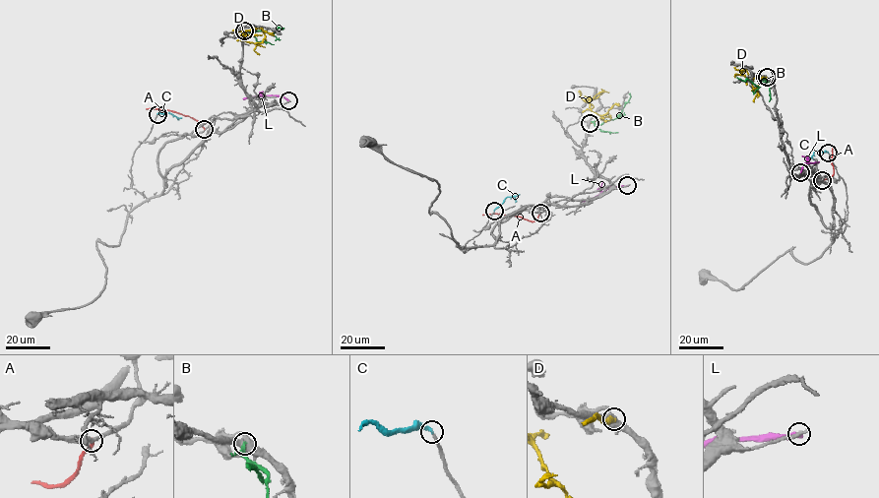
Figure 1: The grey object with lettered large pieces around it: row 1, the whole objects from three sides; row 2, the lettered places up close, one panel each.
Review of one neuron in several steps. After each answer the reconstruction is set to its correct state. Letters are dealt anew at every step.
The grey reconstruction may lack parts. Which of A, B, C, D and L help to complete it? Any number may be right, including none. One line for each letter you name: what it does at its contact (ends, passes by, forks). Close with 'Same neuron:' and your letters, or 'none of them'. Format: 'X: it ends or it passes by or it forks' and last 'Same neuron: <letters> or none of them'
C: it ends
Same neuron: C

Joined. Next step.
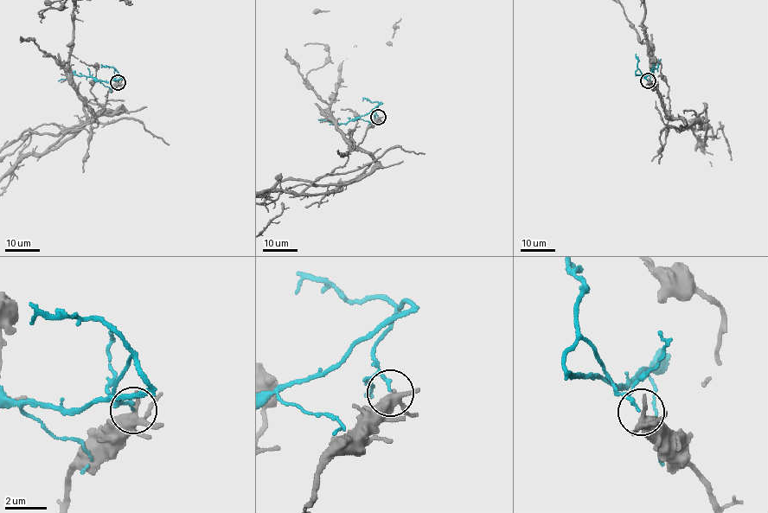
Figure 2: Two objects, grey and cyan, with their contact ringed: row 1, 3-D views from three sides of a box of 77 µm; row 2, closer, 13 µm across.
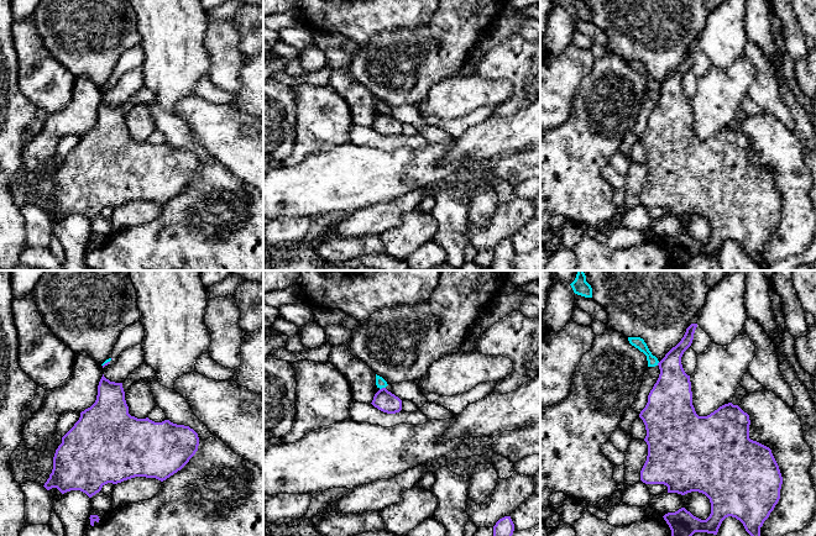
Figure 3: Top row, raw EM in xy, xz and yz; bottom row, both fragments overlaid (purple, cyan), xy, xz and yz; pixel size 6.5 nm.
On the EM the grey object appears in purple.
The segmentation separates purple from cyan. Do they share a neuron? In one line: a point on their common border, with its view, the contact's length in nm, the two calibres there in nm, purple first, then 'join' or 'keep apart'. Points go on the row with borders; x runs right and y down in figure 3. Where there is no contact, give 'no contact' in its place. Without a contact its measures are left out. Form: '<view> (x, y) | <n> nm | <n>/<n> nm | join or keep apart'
xz (382, 388) | 40 nm | 140/70 nm | keep apart

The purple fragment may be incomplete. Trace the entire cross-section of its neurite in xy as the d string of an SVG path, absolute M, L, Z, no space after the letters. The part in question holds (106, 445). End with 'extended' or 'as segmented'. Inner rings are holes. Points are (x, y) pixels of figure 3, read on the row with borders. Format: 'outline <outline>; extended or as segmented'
outline M103 374L98 385L95 403L80 412L79 420L62 437L62 443L53 457L52 473L43 487L47 490L57 488L62 494L80 490L91 498L108 483L117 484L135 477L156 478L163 482L189 462L198 451L198 446L198 433L189 426L177 425L169 420L155 422L148 417L137 419L131 416L125 400L122 383L110 382Z; as segmented

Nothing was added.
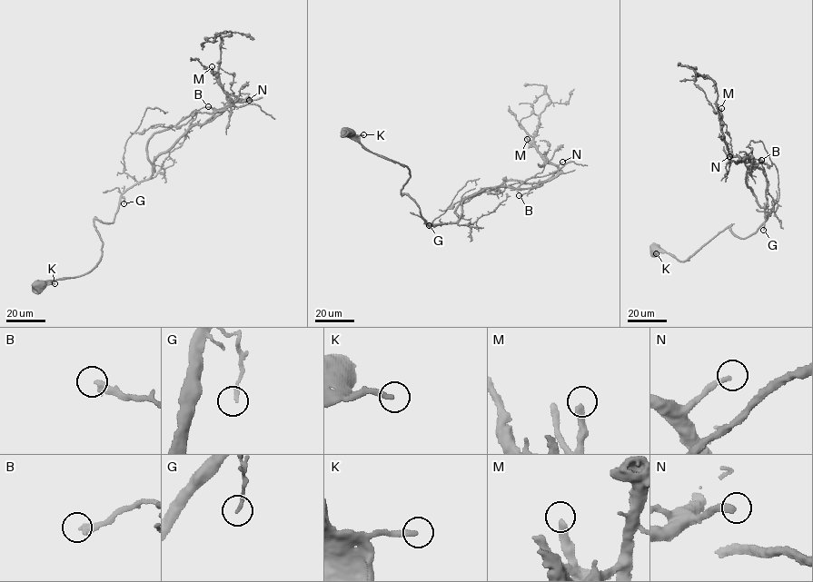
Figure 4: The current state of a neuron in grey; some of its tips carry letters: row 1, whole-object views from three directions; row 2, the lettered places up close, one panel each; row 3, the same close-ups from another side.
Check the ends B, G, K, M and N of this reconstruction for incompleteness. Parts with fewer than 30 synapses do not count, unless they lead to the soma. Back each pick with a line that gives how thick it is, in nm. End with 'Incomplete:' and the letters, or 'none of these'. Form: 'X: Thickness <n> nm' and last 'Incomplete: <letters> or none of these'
M: Thickness 300 nm
N: Thickness 240 nm
Incomplete: M, N

